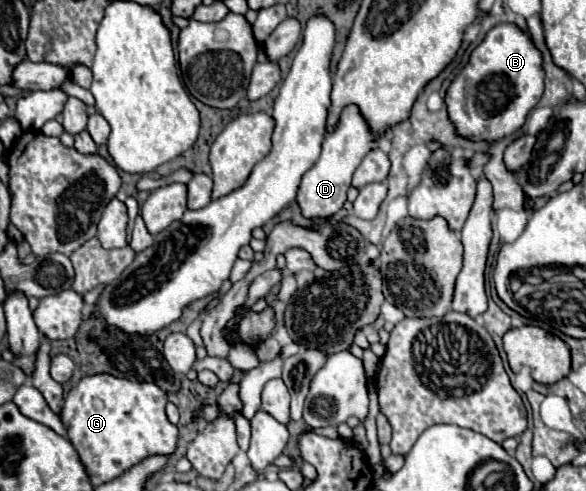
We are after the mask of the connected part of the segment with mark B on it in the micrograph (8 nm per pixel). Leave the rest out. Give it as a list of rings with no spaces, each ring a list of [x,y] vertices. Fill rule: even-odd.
[[[514,24],[494,26],[470,54],[468,64],[446,92],[450,120],[458,134],[472,140],[494,142],[518,130],[544,90],[542,56],[530,36]]]

